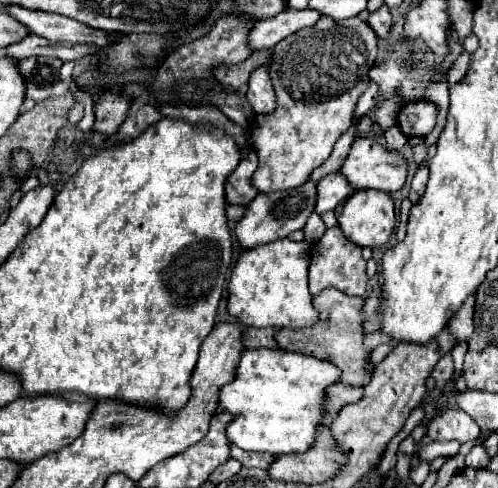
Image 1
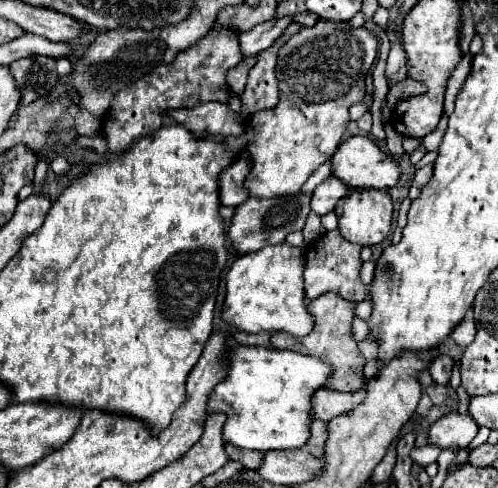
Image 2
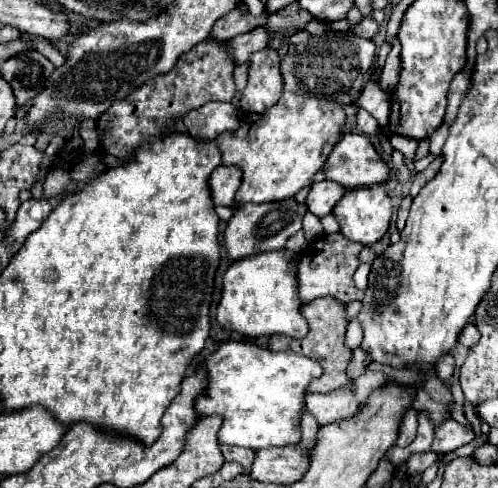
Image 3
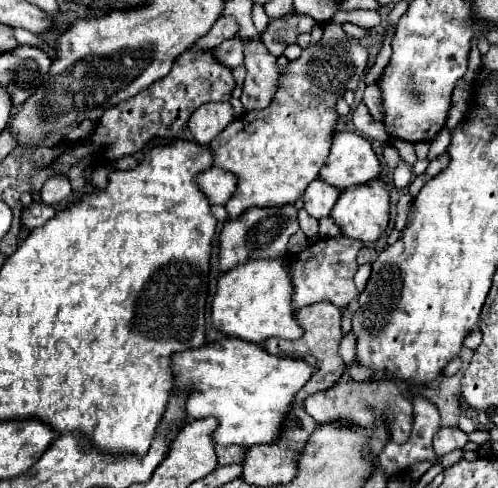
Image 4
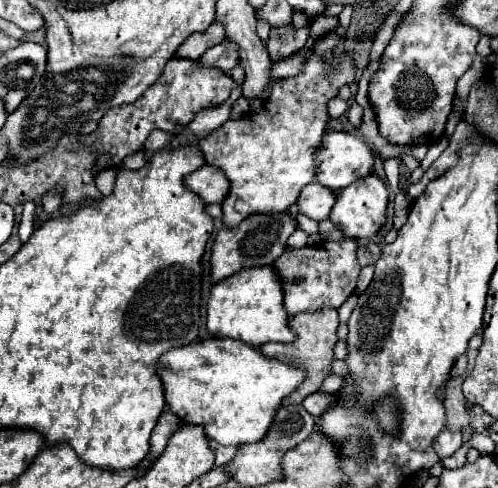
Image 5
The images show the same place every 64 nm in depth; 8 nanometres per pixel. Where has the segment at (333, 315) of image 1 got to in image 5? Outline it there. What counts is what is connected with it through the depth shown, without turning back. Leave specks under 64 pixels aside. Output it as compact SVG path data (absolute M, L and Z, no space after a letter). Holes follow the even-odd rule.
M324 308L320 312L302 312L300 316L294 316L290 318L290 330L296 334L296 340L290 342L290 344L268 344L268 346L262 346L260 352L266 356L266 358L276 358L280 362L298 362L298 366L302 366L306 370L306 378L304 382L290 394L282 400L282 406L288 406L288 404L300 404L306 396L314 394L322 380L330 374L330 362L334 360L334 354L332 354L332 348L336 344L336 330L338 330L338 312L336 310L330 310L330 308Z

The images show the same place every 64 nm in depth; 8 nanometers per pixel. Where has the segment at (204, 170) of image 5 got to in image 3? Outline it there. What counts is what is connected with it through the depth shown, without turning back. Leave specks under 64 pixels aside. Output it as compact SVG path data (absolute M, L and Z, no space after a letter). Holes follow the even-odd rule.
M218 166L210 178L208 178L210 190L212 190L212 200L214 204L222 204L222 206L232 206L234 194L240 186L240 170L238 168L226 168L226 166Z

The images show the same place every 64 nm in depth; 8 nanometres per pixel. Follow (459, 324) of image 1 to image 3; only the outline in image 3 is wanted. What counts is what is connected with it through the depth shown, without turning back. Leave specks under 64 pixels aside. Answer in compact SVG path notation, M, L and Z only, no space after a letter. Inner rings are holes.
M468 324L468 326L464 328L464 332L462 332L462 336L460 336L458 342L460 342L462 346L466 346L466 348L472 348L472 346L478 344L478 340L480 340L478 328L476 328L474 324Z

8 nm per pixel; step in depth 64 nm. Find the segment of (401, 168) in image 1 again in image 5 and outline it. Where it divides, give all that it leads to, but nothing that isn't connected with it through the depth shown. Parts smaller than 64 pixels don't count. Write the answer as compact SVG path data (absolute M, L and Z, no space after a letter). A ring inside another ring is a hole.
M326 132L314 160L316 180L330 190L340 190L368 176L374 164L372 148L348 132Z

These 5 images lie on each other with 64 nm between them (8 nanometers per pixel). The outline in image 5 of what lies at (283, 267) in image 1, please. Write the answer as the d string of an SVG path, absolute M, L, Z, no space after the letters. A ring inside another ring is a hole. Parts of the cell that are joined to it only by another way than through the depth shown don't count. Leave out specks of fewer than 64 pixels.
M272 266L250 268L214 284L208 300L206 330L218 338L234 338L252 348L260 348L268 342L292 342L292 330L288 328L288 314L284 312L284 296L280 296L280 282Z

